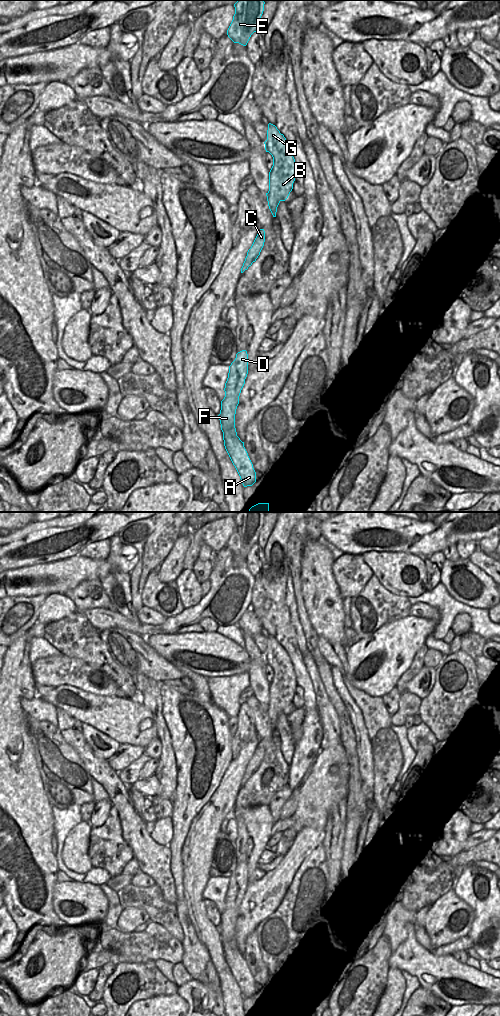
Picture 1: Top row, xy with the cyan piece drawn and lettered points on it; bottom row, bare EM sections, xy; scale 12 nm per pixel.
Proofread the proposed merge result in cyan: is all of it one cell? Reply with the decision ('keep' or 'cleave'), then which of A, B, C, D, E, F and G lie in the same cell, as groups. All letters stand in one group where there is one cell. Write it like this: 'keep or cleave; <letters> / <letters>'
keep; A B C D E F G

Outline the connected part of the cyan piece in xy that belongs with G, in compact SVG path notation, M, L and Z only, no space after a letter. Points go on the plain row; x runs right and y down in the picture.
M271 635L268 636L267 652L264 654L266 664L273 669L273 678L269 684L269 703L266 705L269 721L276 729L277 719L281 713L285 713L293 701L296 690L296 674L291 659L283 646Z

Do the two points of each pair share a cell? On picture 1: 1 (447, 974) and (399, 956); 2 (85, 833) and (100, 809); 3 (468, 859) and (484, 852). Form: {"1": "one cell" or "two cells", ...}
{"1": "one cell", "2": "two cells", "3": "one cell"}

